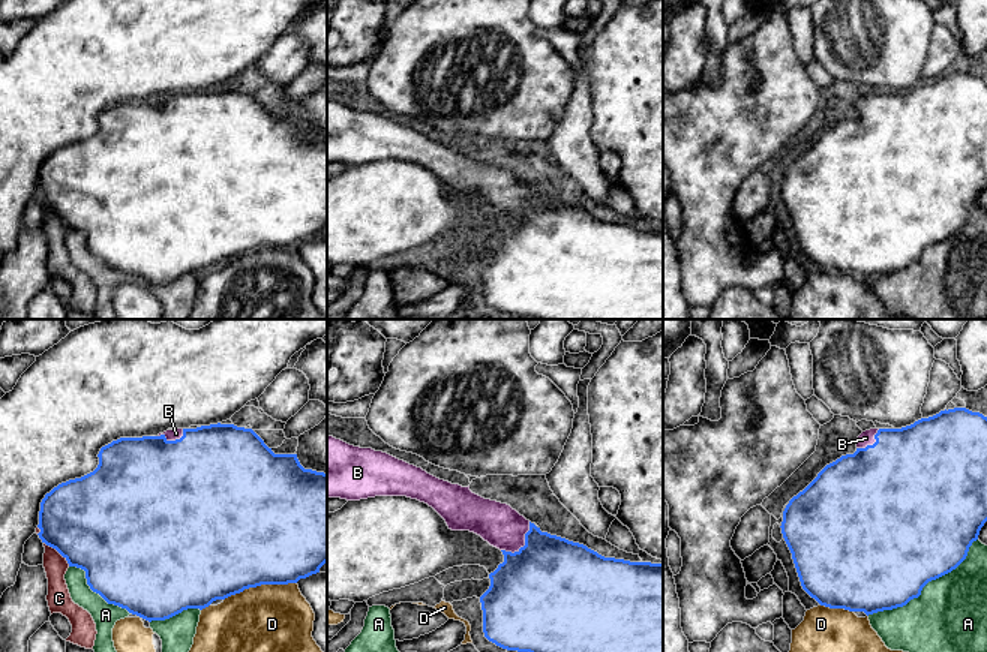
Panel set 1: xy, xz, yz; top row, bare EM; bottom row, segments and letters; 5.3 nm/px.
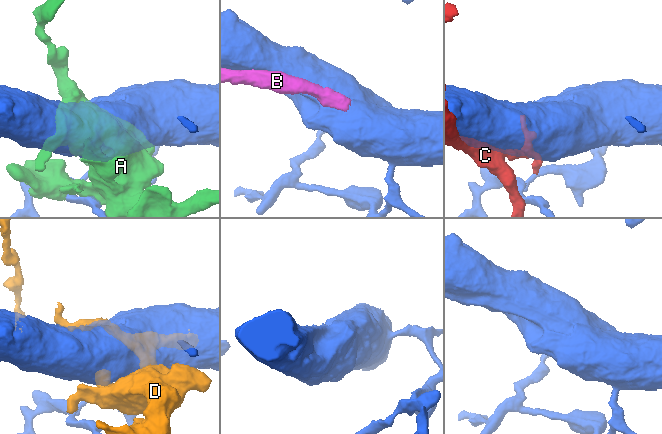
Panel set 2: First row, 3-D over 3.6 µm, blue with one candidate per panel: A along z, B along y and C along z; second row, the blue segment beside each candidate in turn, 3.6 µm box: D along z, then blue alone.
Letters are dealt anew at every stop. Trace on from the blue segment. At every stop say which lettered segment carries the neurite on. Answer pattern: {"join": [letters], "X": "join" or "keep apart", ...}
{"join": ["B"], "A": "keep apart", "B": "join", "C": "keep apart", "D": "keep apart"}

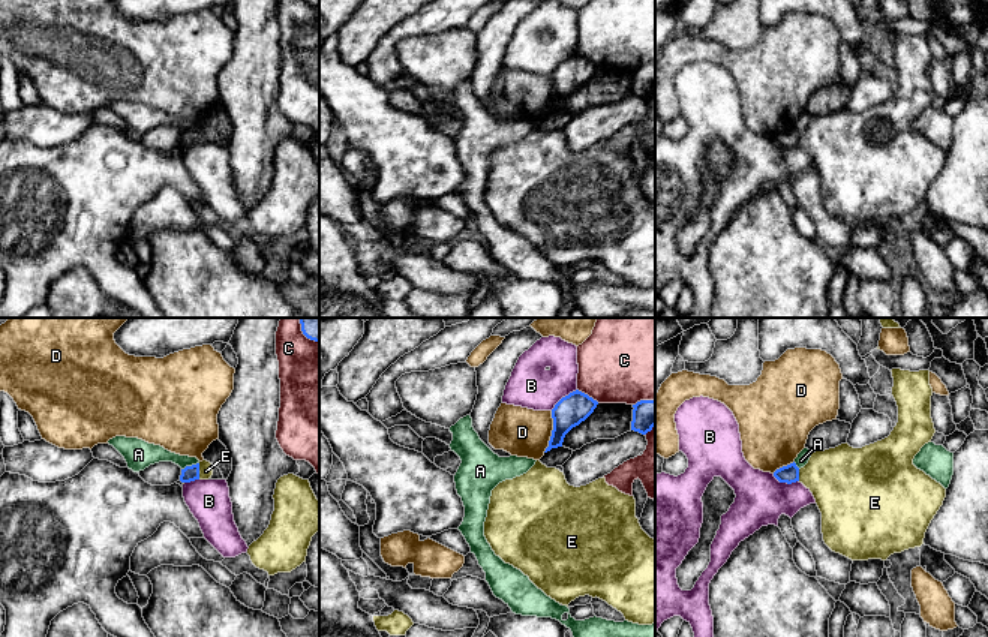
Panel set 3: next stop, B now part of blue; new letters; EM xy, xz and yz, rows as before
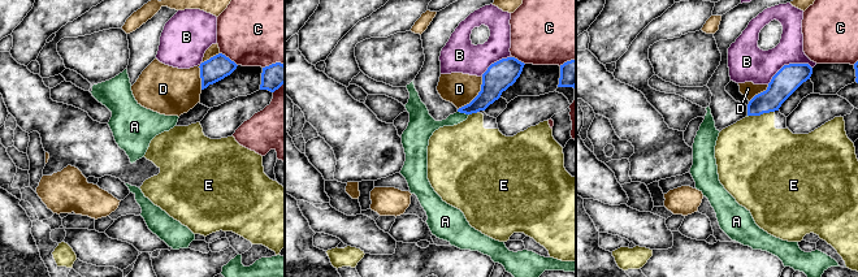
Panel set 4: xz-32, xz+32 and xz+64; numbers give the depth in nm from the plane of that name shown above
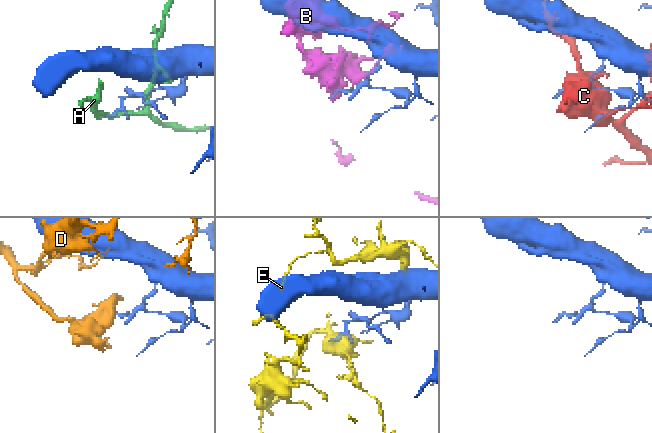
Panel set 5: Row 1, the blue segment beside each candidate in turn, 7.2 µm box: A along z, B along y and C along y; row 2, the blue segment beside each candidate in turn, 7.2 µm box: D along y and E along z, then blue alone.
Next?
{"join": [], "A": "keep apart", "B": "keep apart", "C": "keep apart", "D": "keep apart", "E": "keep apart"}

